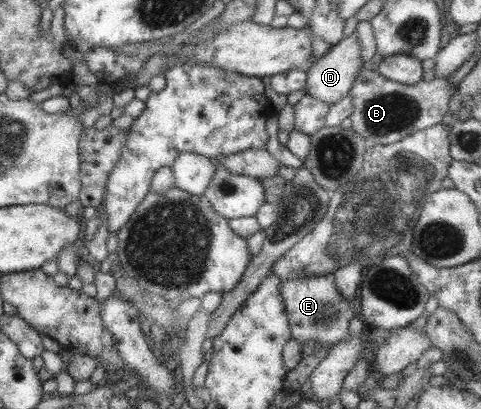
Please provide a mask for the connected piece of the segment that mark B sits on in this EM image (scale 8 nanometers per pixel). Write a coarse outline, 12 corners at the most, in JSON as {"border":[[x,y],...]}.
{"border":[[369,64],[348,92],[350,128],[368,146],[434,127],[456,88],[407,86]]}

